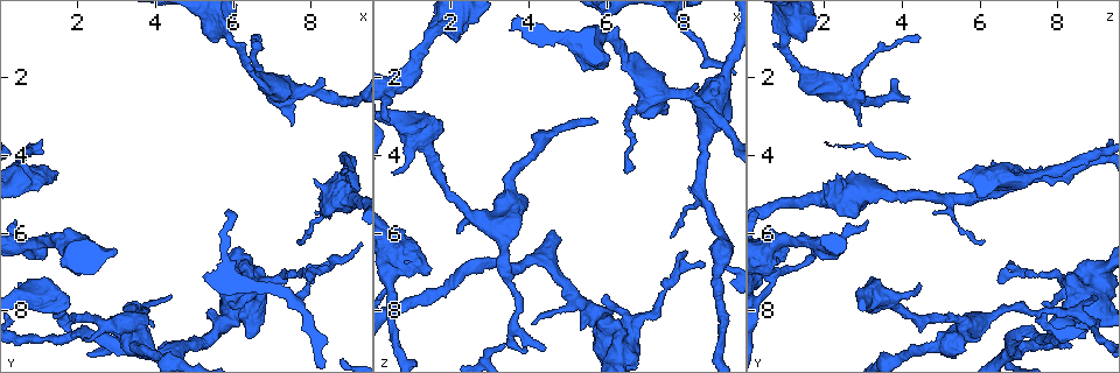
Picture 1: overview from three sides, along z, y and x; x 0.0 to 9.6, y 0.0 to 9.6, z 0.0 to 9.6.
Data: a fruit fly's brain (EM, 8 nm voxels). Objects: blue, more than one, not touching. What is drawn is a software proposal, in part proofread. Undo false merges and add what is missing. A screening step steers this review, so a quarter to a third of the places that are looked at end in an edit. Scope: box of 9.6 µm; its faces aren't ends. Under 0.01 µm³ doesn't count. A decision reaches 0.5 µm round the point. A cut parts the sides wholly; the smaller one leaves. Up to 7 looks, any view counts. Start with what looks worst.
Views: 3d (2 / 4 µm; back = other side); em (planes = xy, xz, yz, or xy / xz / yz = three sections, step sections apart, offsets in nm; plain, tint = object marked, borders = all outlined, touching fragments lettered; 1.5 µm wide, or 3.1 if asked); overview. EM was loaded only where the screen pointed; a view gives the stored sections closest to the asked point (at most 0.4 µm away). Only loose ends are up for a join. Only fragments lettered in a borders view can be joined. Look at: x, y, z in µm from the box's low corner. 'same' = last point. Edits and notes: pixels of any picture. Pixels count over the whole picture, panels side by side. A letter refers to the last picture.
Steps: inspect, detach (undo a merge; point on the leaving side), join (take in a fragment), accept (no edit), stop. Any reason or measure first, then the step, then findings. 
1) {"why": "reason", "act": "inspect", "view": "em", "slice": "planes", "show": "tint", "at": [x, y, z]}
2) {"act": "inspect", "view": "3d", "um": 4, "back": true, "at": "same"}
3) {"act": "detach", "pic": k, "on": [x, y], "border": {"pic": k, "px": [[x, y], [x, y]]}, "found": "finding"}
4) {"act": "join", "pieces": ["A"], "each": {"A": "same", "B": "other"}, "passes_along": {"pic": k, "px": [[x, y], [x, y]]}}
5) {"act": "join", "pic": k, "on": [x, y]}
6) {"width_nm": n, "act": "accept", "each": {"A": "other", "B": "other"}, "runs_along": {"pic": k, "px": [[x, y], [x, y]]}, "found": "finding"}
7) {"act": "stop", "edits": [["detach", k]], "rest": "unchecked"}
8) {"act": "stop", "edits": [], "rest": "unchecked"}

{"why": "a narrow waist", "act": "inspect", "view": "em", "slice": "planes", "show": "tint", "at": [7.80, 7.05, 7.00]}

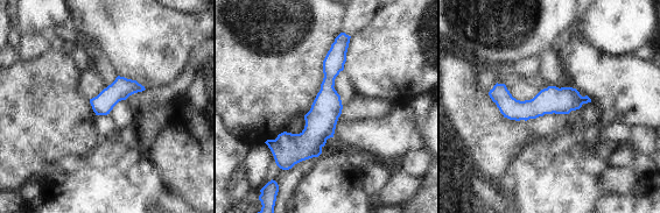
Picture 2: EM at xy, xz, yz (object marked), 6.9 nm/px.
{"why": "see the neighbours", "act": "inspect", "view": "em", "slice": "planes", "show": "borders", "at": "same"}

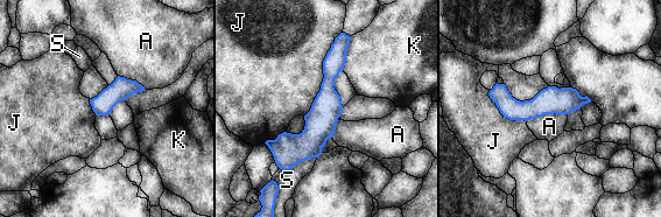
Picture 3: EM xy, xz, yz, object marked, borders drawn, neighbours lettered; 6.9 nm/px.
{"act": "accept", "each": {"A": "other", "J": "other", "K": "other", "S": "other"}, "border": {"pic": 3, "px": [[567, 113], [545, 113], [526, 120]]}, "found": "all the same cell"}

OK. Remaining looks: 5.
{"why": "branch stops here", "act": "inspect", "view": "em", "slice": "planes", "show": "borders", "at": [3.90, 8.45, 9.00]}

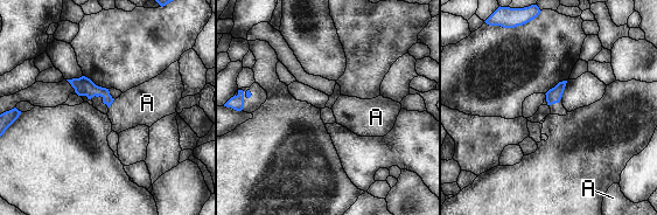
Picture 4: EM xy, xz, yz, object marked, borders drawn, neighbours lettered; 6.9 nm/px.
{"act": "accept", "each": {"A": "other"}, "border": {"pic": 4, "px": [[114, 99], [109, 108]]}, "found": "none of them fits"}

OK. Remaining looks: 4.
{"why": "thick end", "act": "inspect", "view": "em", "slice": "xz", "step": 4, "show": "borders", "at": [7.00, 2.70, 2.95]}

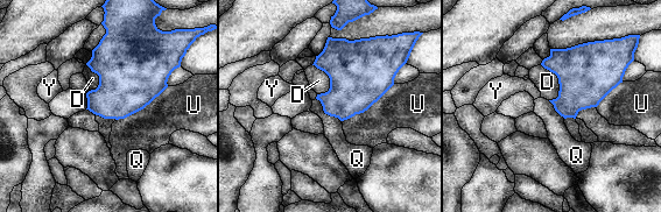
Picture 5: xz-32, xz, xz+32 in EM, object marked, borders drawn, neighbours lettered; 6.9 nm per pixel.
{"act": "inspect", "view": "em", "slice": "planes", "show": "borders", "at": "same"}

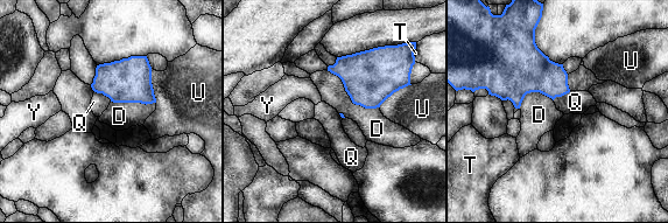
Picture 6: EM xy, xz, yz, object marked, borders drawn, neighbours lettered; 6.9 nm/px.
{"act": "accept", "each": {"D": "other", "Q": "other", "T": "other", "U": "other", "Y": "other"}, "border": {"pic": 6, "px": [[327, 70], [353, 103], [379, 107]]}, "found": "no lettered fragment goes on from it"}

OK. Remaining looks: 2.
{"act": "stop", "edits": [], "rest": "unchecked"}

